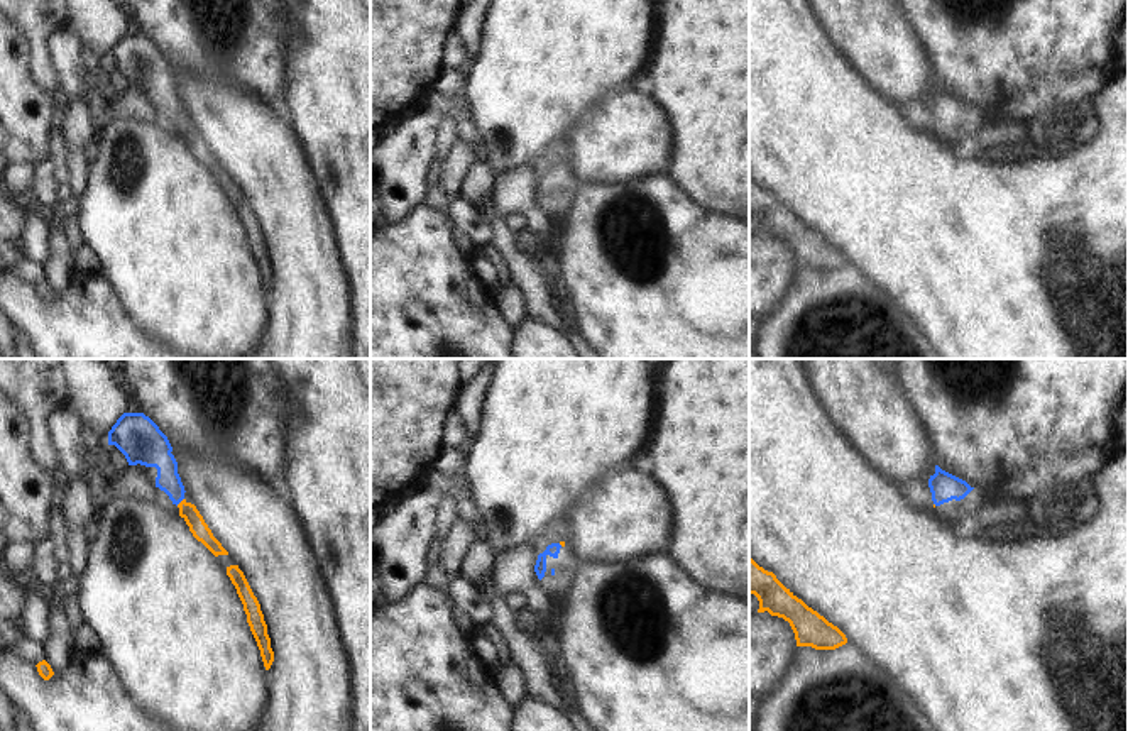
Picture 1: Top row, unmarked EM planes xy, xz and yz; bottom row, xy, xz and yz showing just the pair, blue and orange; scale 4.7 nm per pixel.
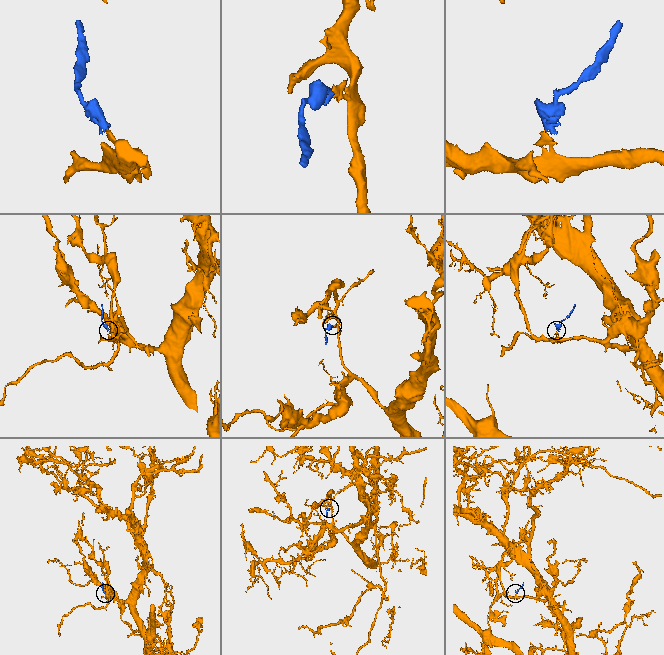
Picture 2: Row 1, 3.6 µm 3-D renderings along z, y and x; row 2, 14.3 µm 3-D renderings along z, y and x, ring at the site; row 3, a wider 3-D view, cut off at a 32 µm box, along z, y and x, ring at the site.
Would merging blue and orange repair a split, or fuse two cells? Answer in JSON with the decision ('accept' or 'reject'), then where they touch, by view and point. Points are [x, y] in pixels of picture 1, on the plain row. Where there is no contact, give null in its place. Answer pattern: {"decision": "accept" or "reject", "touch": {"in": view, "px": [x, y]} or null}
{"decision": "accept", "touch": {"in": "xy", "px": [180, 122]}}

